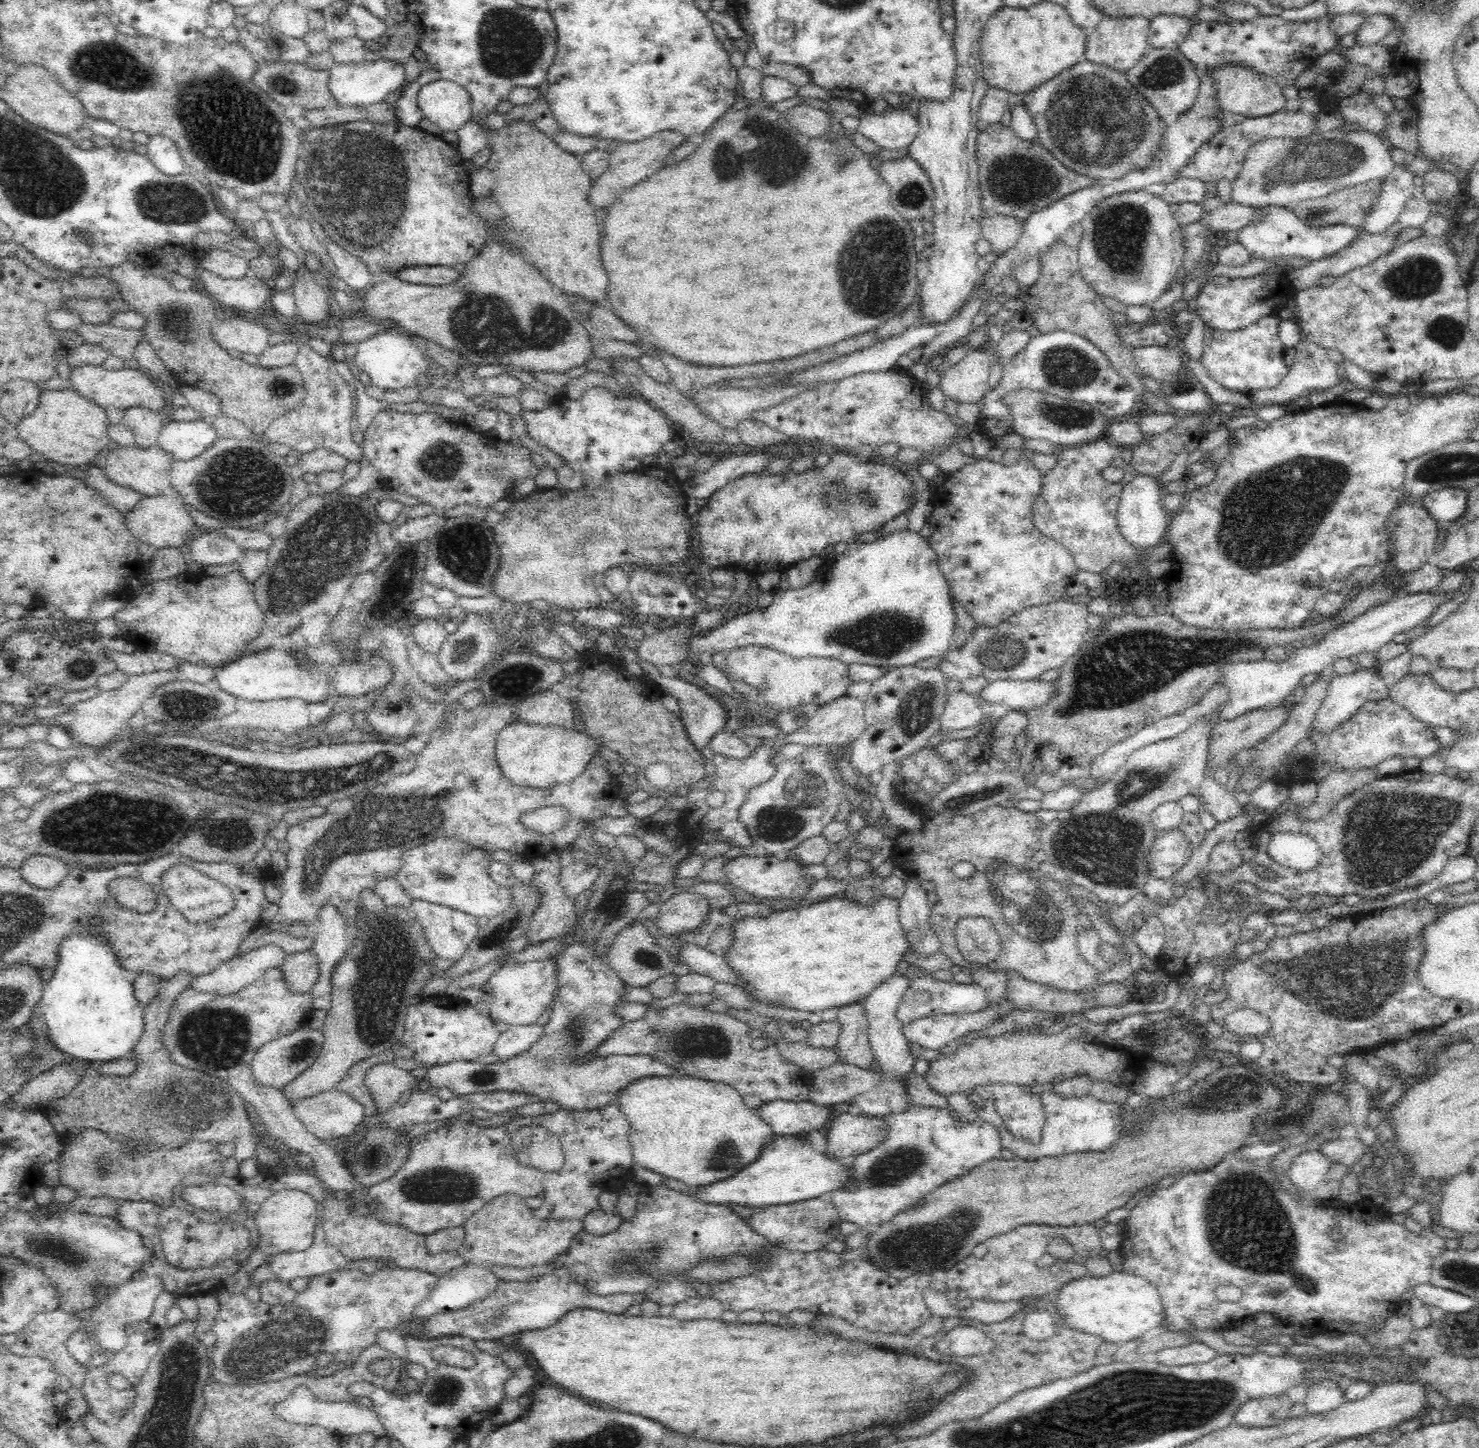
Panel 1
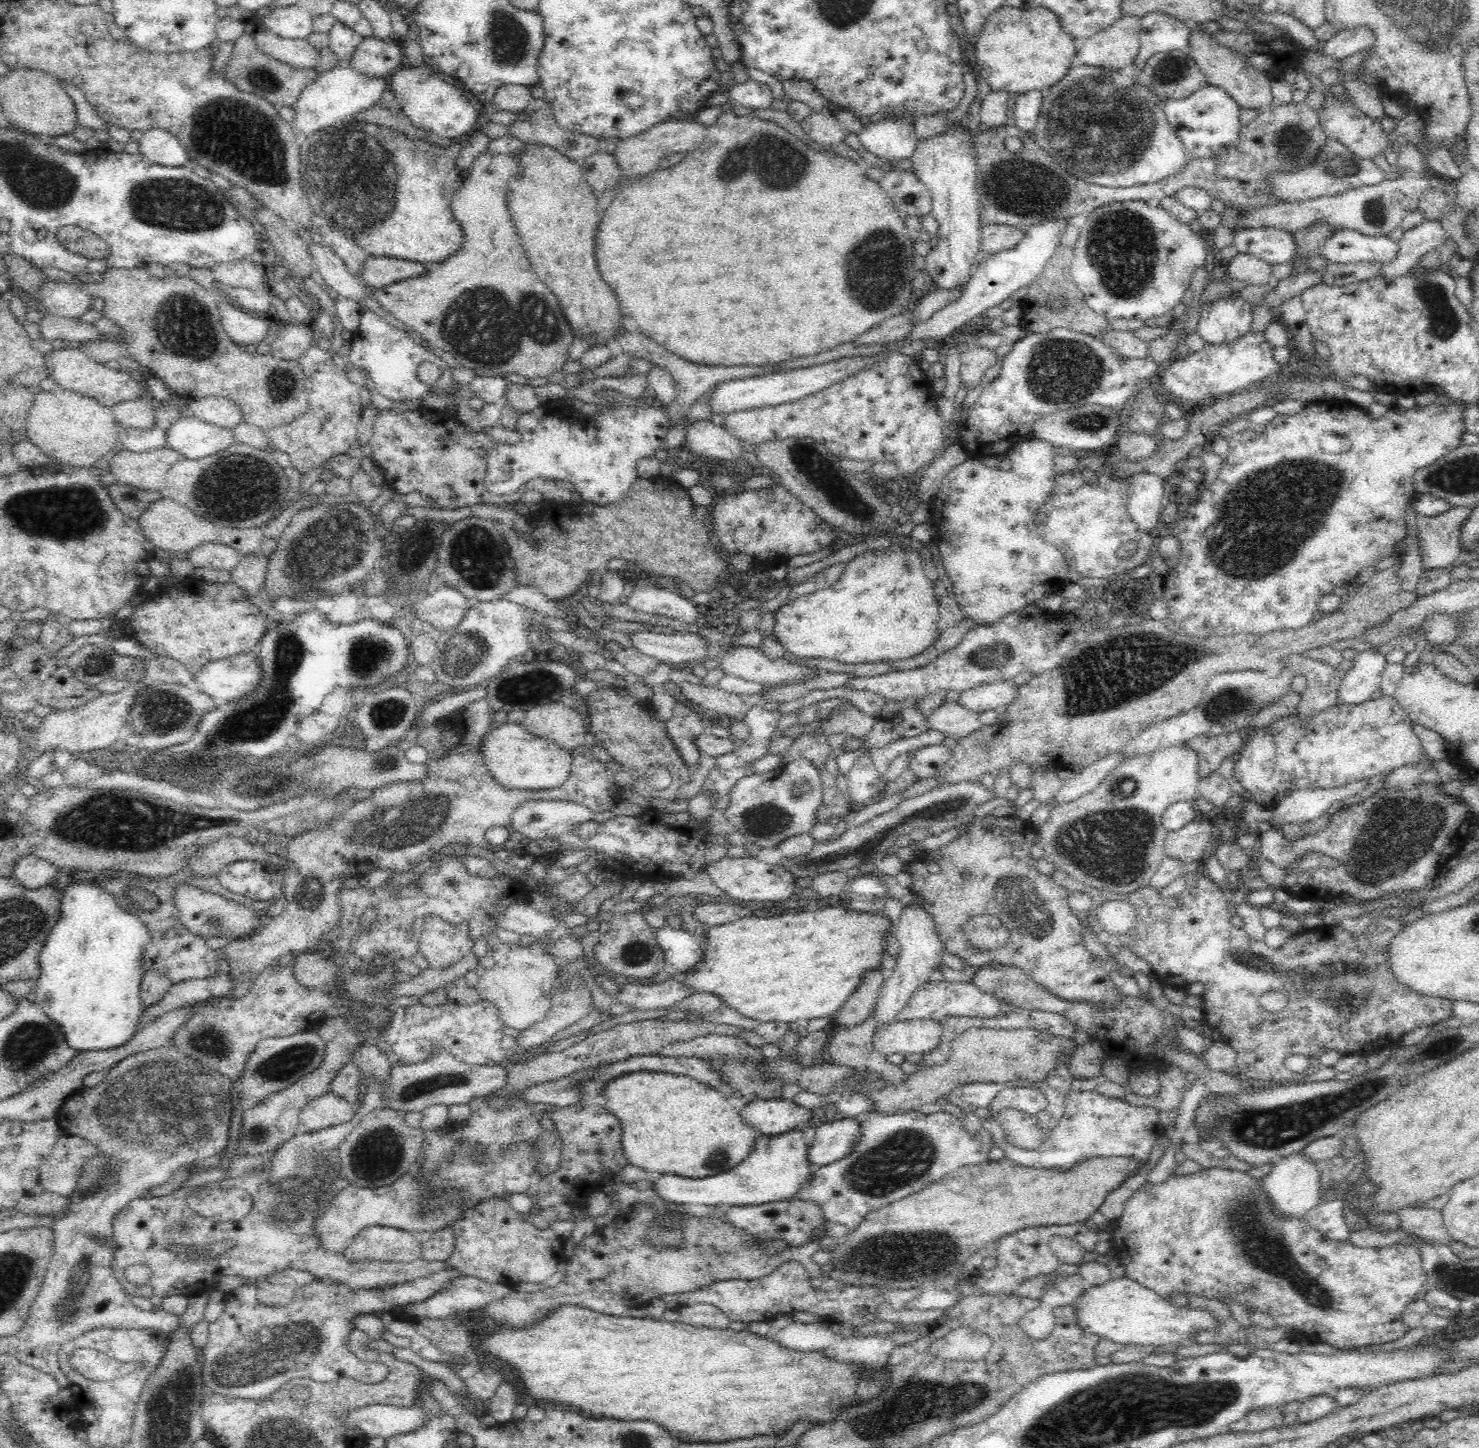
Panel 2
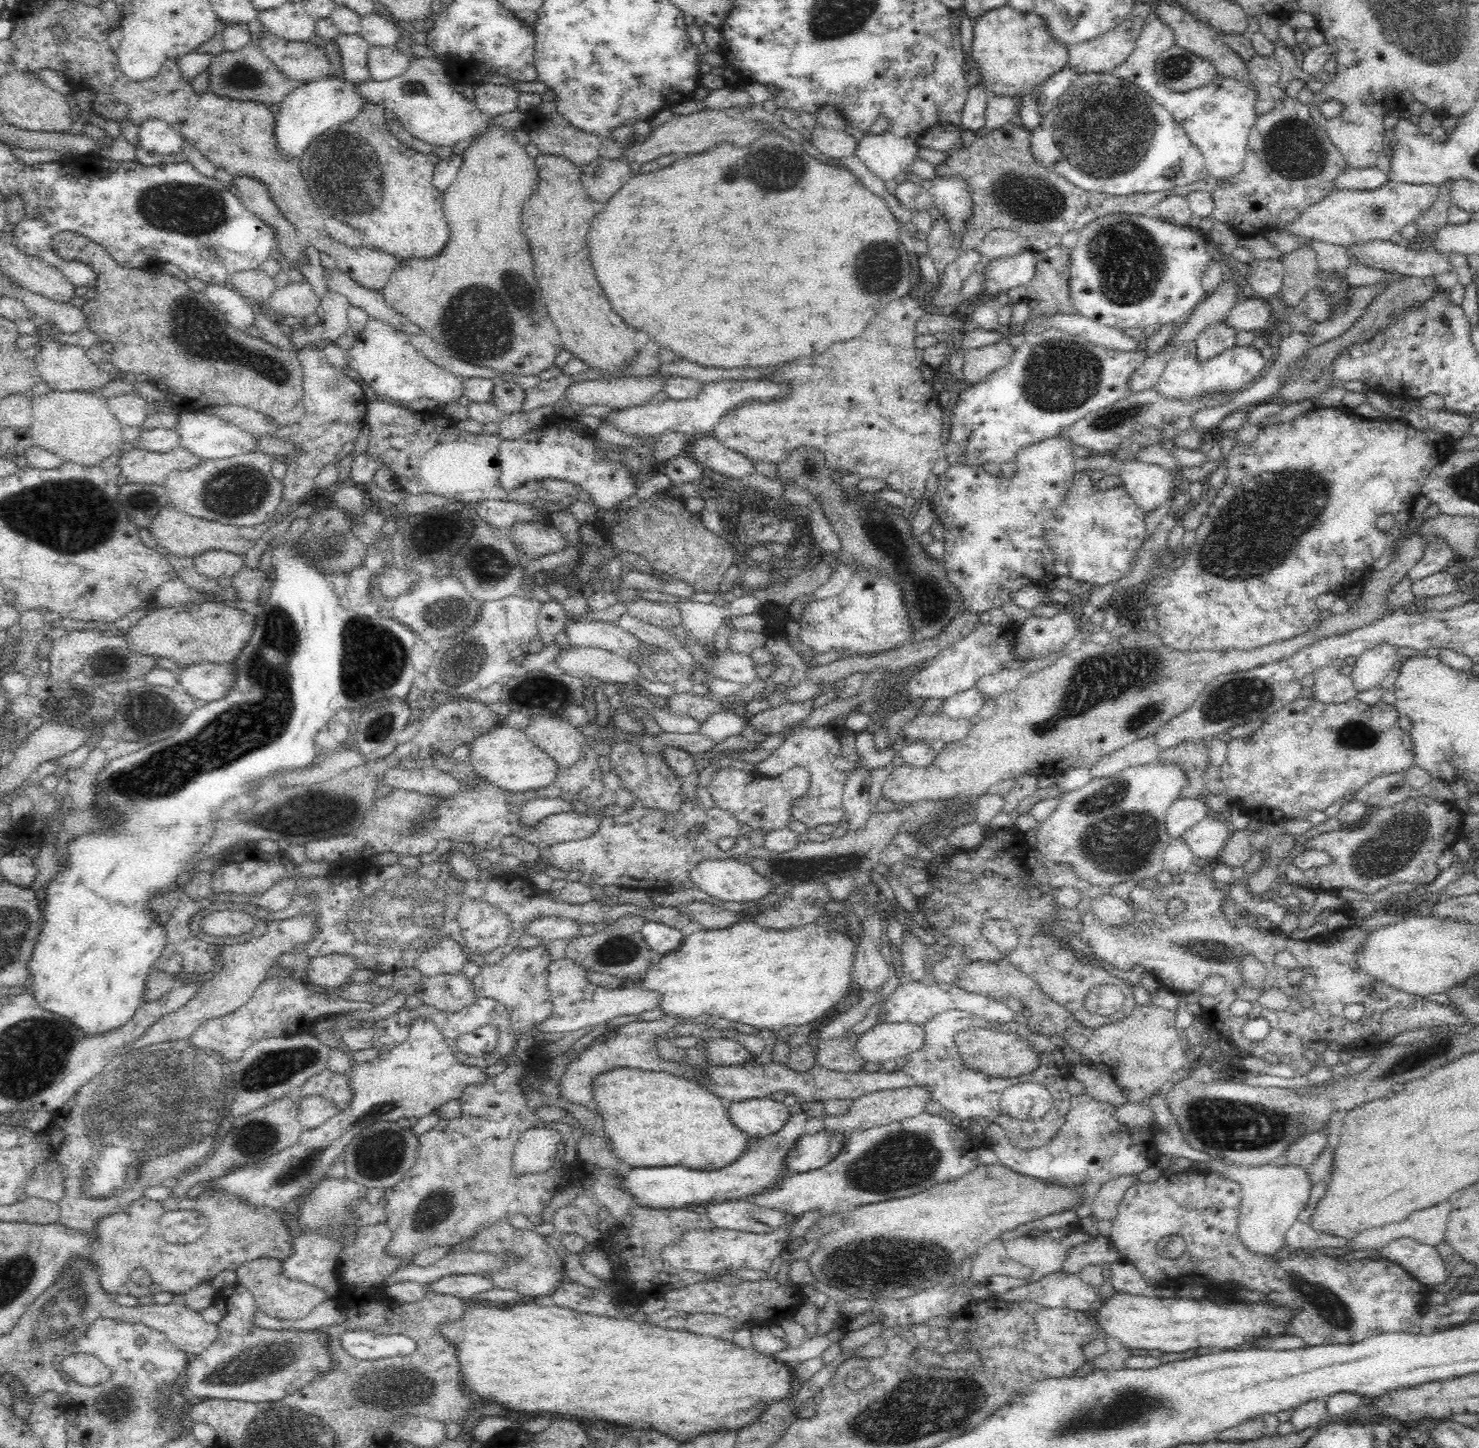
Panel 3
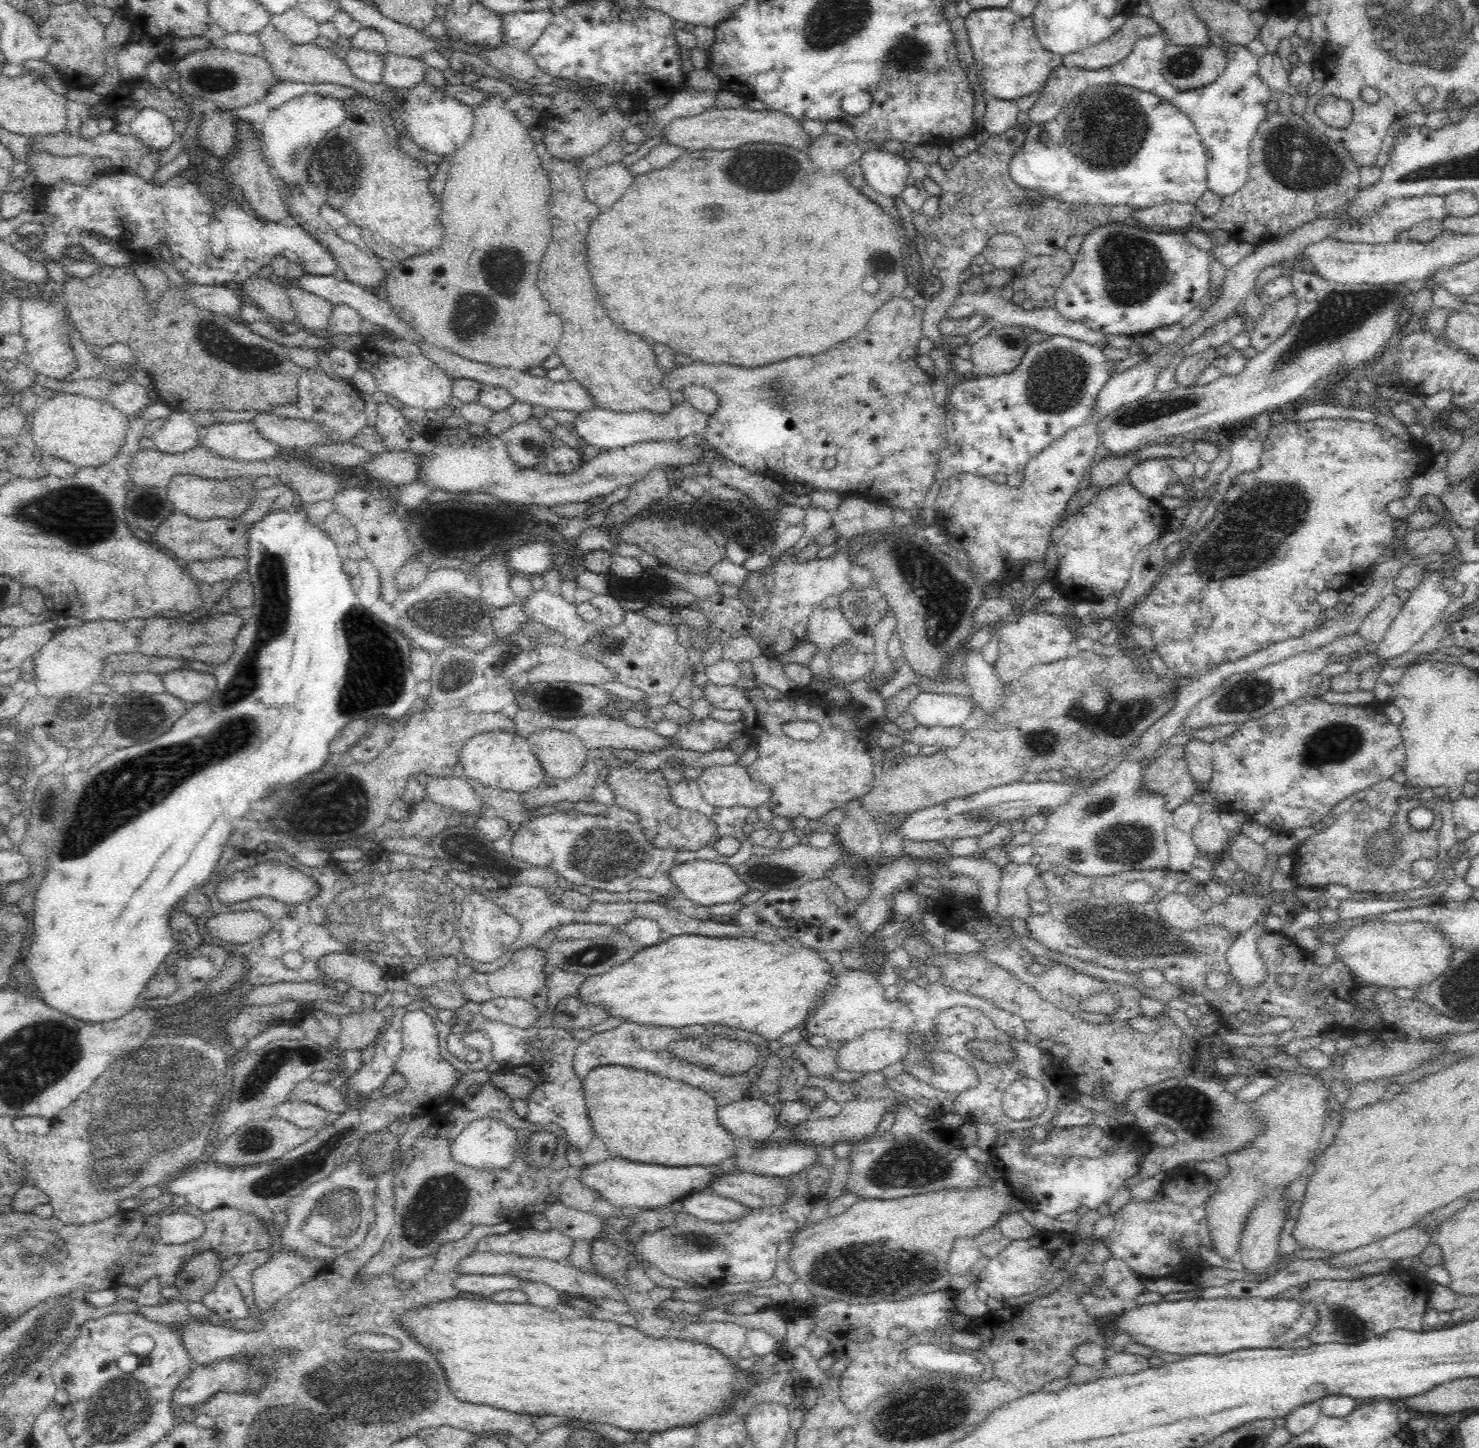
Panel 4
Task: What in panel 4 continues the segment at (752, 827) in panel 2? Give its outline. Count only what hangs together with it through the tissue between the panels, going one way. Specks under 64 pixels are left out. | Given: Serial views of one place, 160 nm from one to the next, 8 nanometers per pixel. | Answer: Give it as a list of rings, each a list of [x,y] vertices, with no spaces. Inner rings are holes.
[[[714,765],[695,778],[702,798],[713,807],[749,806],[756,809],[770,798],[770,787],[754,780],[740,765]]]

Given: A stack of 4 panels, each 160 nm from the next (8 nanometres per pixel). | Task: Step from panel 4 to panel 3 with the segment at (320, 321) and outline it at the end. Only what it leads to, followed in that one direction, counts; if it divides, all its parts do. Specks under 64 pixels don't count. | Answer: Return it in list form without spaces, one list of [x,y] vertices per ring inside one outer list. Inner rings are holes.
[[[292,281],[286,286],[279,287],[267,300],[267,304],[260,304],[259,309],[269,312],[274,317],[292,315],[304,320],[317,312],[321,303],[321,297],[314,293],[310,283],[304,281]]]

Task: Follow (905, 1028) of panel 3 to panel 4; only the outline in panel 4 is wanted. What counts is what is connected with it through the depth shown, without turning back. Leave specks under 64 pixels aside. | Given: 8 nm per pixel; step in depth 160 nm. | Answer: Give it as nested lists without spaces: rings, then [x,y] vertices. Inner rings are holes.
[[[888,1029],[868,1031],[836,1046],[836,1068],[864,1075],[878,1072],[902,1060],[906,1050],[908,1041],[902,1033]]]

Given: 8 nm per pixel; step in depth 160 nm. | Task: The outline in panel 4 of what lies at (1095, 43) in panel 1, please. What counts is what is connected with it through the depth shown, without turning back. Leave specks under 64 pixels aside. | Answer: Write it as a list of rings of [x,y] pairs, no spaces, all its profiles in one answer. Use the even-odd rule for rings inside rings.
[[[1132,15],[1112,36],[1095,45],[1081,48],[1062,57],[1060,64],[1069,69],[1098,70],[1112,67],[1132,52],[1140,36],[1164,35],[1165,30],[1152,17]]]

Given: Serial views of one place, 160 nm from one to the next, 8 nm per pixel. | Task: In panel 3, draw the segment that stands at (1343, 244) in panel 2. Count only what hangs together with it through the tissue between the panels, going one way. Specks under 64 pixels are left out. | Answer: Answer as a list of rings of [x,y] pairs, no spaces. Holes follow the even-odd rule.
[[[1389,240],[1351,244],[1349,252],[1361,264],[1403,276],[1435,278],[1445,272],[1456,272],[1455,266],[1438,251],[1416,252],[1404,247],[1404,244],[1394,244]]]

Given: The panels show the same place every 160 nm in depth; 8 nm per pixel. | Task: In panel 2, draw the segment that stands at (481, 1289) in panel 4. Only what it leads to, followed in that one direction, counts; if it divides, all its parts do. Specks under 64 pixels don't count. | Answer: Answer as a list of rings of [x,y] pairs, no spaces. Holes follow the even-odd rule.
[[[446,1268],[429,1274],[424,1278],[404,1284],[384,1285],[381,1290],[362,1289],[351,1292],[346,1285],[330,1280],[314,1280],[306,1287],[298,1289],[294,1302],[288,1308],[271,1308],[257,1302],[254,1285],[244,1284],[224,1294],[224,1311],[216,1320],[210,1323],[208,1342],[199,1350],[201,1362],[202,1383],[206,1392],[212,1392],[225,1397],[261,1401],[278,1391],[293,1378],[309,1378],[311,1382],[330,1382],[342,1377],[352,1378],[359,1382],[372,1384],[382,1381],[388,1368],[380,1363],[362,1362],[348,1351],[348,1334],[355,1329],[353,1318],[356,1314],[373,1314],[389,1311],[394,1306],[406,1308],[416,1302],[423,1302],[444,1292],[443,1288],[452,1279],[463,1277],[458,1269]]]

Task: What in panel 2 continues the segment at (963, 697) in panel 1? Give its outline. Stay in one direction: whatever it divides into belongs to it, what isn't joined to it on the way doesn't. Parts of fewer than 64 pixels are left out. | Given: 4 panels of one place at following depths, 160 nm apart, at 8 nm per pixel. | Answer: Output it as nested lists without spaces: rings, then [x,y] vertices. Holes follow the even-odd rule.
[[[957,701],[944,703],[926,716],[928,729],[939,730],[955,739],[968,736],[982,726],[979,713],[964,709]]]

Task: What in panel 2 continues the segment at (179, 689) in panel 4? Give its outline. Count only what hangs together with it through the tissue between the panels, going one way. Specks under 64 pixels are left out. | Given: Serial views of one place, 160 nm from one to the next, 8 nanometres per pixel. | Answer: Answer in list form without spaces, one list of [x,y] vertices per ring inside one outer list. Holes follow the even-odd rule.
[[[254,652],[234,655],[217,661],[212,661],[192,673],[194,681],[198,683],[198,691],[212,697],[218,703],[238,703],[242,696],[246,696],[256,684],[260,682],[260,665]]]

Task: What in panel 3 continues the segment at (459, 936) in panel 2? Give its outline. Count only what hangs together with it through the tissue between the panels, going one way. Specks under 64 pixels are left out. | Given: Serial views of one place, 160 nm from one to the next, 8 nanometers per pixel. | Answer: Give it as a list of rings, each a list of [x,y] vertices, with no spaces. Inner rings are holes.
[[[450,938],[442,939],[432,950],[424,952],[417,961],[416,969],[421,976],[438,976],[462,971],[467,963],[460,945]]]

